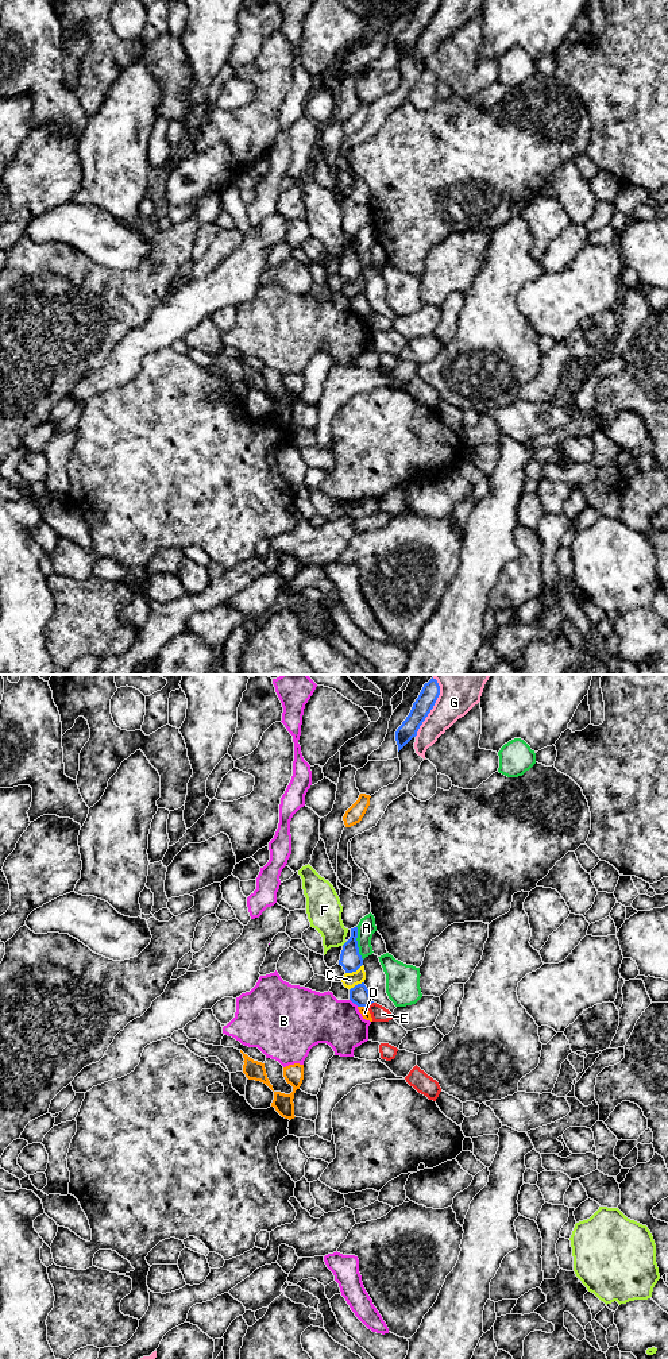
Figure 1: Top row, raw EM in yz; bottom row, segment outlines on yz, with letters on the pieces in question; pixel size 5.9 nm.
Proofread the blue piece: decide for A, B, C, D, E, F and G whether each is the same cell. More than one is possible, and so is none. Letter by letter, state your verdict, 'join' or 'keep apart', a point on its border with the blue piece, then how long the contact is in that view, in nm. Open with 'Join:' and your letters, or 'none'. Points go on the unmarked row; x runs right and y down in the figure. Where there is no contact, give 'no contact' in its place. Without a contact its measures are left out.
Join: none
A: keep apart; contact yz (356, 251); length 200 nm
B: keep apart; contact yz (354, 312); length 70 nm
C: keep apart; contact yz (354, 280); length 120 nm
D: keep apart; contact yz (362, 315); length 60 nm
E: keep apart; contact yz (369, 313); length 60 nm
F: keep apart; contact yz (346, 251); length 50 nm
G: keep apart; contact yz (428, 22); length 320 nm

